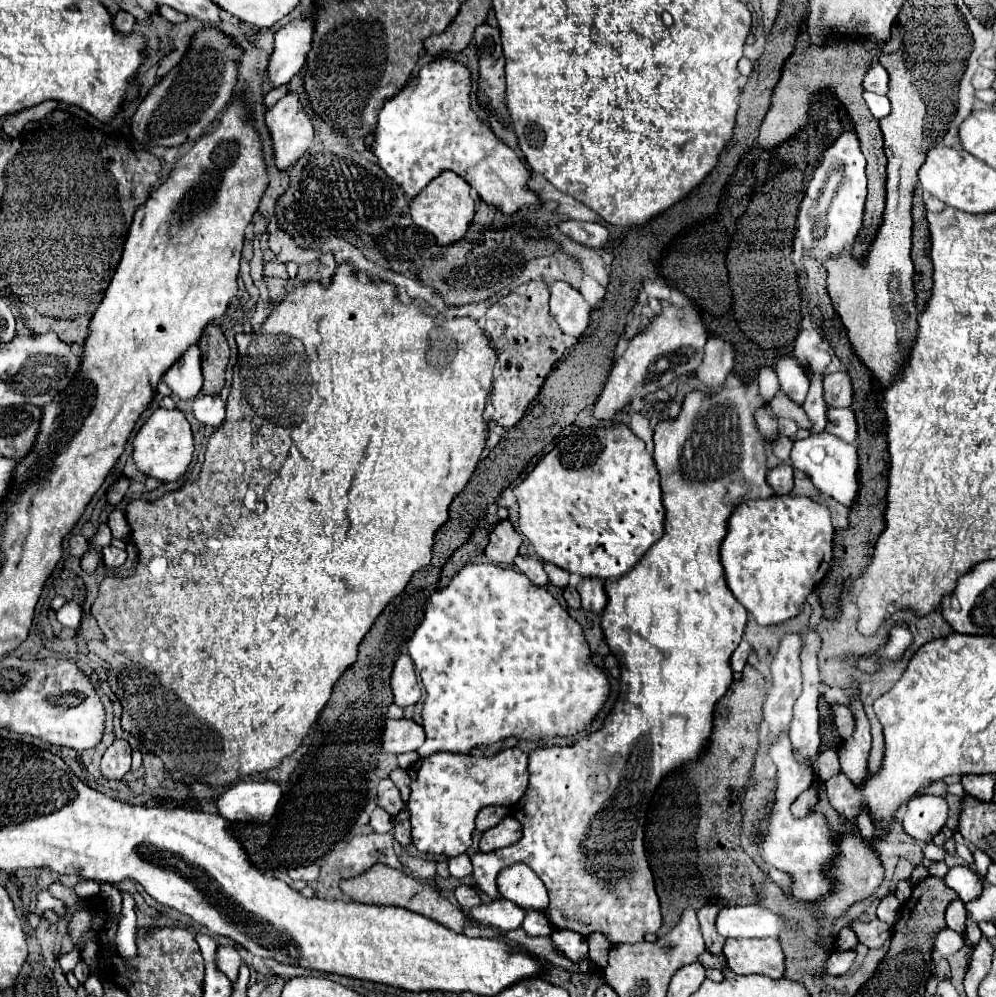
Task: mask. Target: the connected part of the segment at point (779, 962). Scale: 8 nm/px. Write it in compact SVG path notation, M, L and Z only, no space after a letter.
M726 939L728 967L738 975L760 973L772 979L784 977L784 951L778 939Z

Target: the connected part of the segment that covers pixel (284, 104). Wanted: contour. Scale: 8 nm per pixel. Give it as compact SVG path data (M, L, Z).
M286 95L266 111L264 121L272 137L274 165L278 171L286 171L306 153L314 139L310 117L300 107L298 95Z

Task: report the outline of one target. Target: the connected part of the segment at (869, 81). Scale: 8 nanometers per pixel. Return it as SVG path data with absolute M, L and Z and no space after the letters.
M874 65L870 67L870 71L866 73L866 79L864 79L864 89L866 91L872 91L872 93L878 93L878 95L888 95L888 73L882 65Z

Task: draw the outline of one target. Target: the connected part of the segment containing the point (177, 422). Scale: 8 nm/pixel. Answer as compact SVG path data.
M162 407L154 409L152 415L142 425L142 429L138 431L138 435L134 437L136 467L142 473L152 475L160 481L180 479L192 461L192 453L194 453L194 435L188 419L180 409L162 409Z

